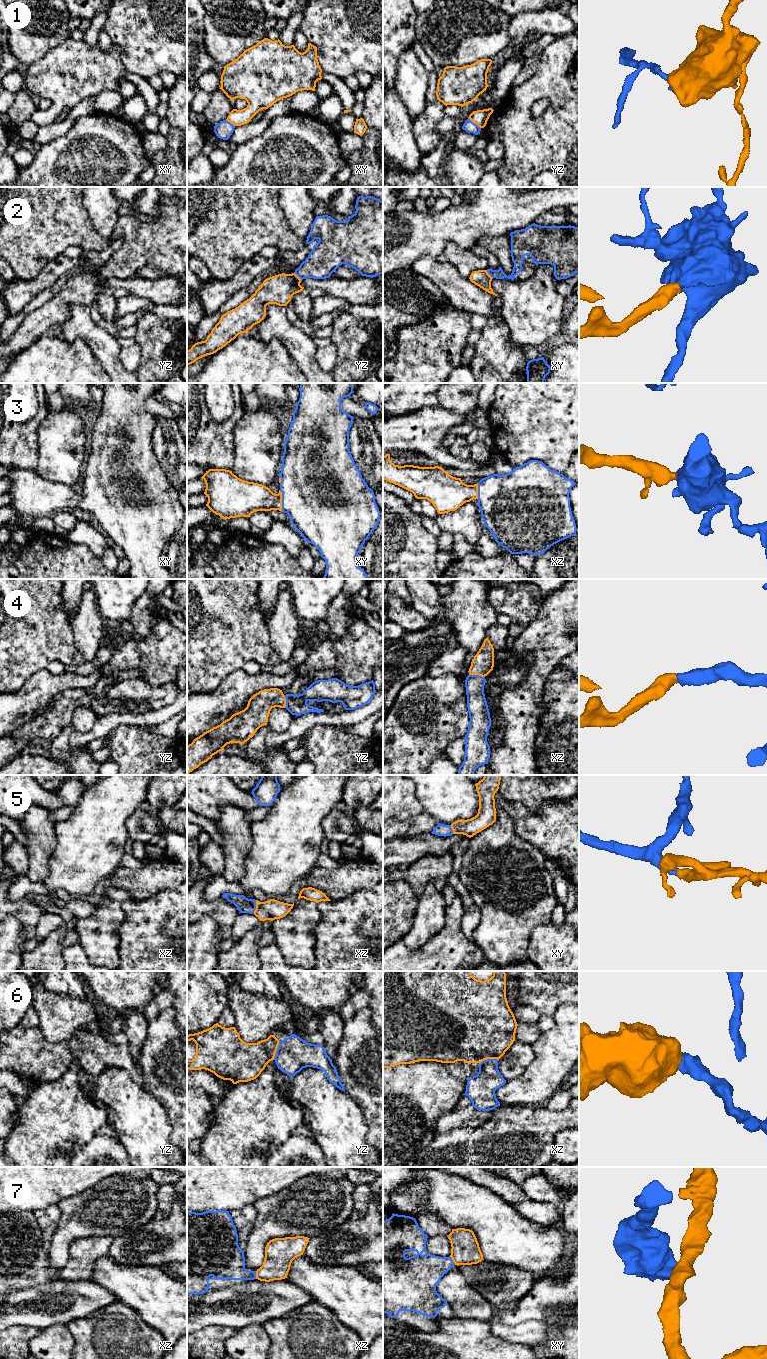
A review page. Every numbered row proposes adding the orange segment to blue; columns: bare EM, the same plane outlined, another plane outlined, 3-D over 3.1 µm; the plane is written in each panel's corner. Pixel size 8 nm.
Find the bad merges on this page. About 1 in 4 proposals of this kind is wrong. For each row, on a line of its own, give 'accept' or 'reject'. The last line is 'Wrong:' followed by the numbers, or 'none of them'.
1: reject
2: reject
3: accept
4: accept
5: accept
6: accept
7: reject
Wrong: 1, 2, 7

